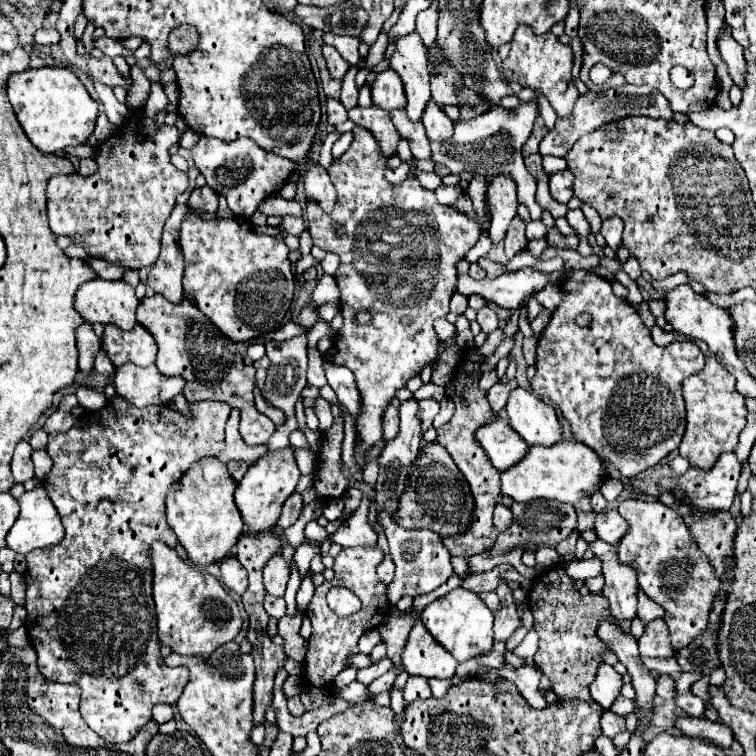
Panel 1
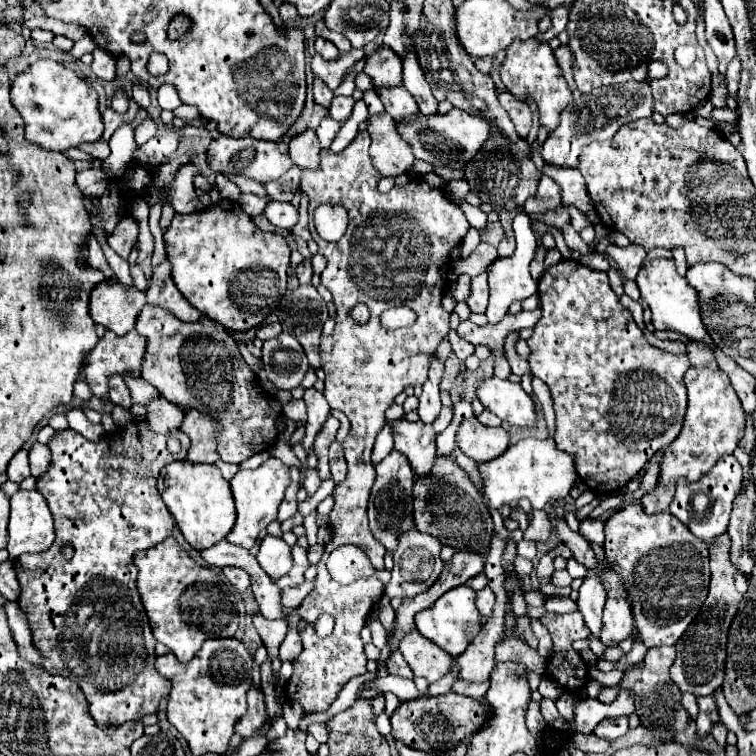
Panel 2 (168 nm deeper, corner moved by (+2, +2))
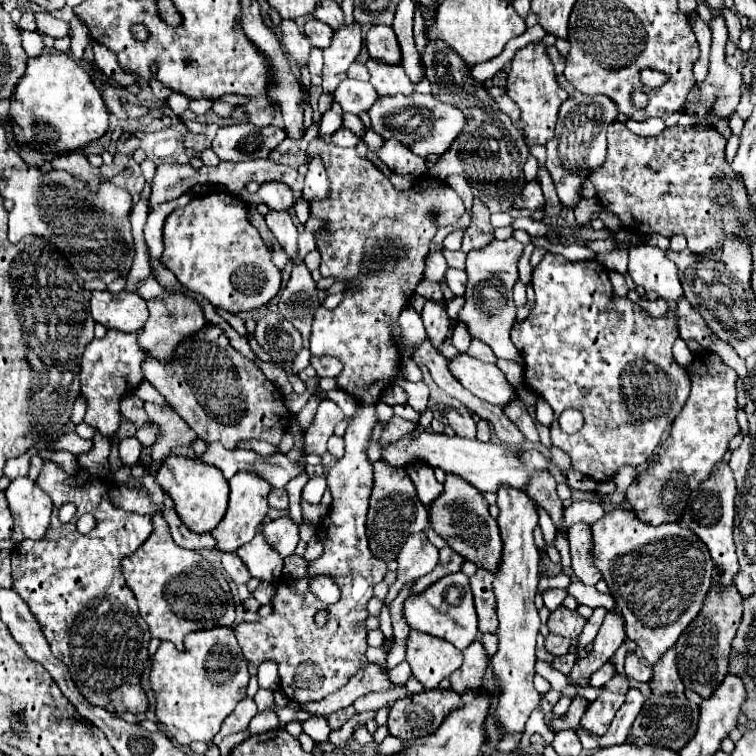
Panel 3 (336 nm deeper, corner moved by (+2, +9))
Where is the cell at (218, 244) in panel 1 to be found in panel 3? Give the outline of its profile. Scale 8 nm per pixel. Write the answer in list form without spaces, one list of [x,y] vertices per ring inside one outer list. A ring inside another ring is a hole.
[[[230,192],[194,196],[164,222],[162,264],[188,290],[202,294],[214,308],[244,312],[268,304],[280,290],[280,270],[272,264],[272,250],[248,222],[246,204]]]

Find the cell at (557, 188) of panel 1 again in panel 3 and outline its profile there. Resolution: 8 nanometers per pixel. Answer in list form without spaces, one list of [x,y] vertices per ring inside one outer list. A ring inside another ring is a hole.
[[[528,182],[524,188],[522,188],[522,192],[520,192],[520,196],[514,200],[514,208],[516,210],[530,210],[530,212],[534,212],[534,210],[538,210],[538,208],[544,208],[544,194],[542,194],[542,188],[540,188],[540,184],[538,182]]]

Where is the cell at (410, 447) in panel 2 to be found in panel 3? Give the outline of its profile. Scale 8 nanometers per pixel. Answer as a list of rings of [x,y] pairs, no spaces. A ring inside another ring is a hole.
[[[426,464],[410,466],[408,476],[418,490],[418,498],[422,500],[426,510],[430,510],[430,502],[434,502],[434,498],[438,498],[438,494],[442,494],[442,484],[434,478],[434,470]]]

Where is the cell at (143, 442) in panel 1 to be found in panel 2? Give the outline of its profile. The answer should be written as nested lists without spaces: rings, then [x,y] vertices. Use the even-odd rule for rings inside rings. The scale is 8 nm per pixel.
[[[132,417],[118,433],[104,435],[100,441],[88,441],[72,429],[56,431],[48,447],[52,451],[52,463],[38,479],[36,489],[44,495],[54,515],[56,541],[46,553],[28,553],[14,561],[22,589],[18,605],[30,621],[34,647],[42,653],[42,667],[48,673],[70,677],[78,683],[98,727],[118,727],[126,721],[138,721],[148,713],[156,713],[160,701],[170,693],[170,679],[162,677],[154,667],[156,639],[136,587],[138,567],[134,565],[134,553],[150,549],[172,535],[174,521],[162,503],[156,481],[164,465],[186,459],[190,439],[180,429],[168,435],[152,433],[148,419]],[[168,437],[176,437],[182,443],[178,455],[166,449]],[[64,545],[72,545],[72,559],[62,555]]]

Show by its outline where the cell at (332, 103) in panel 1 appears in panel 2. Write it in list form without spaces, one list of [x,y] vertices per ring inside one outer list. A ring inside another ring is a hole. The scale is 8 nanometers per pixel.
[[[314,81],[314,101],[320,105],[320,107],[324,107],[324,109],[328,109],[330,107],[330,103],[332,103],[332,97],[334,97],[334,93],[322,83],[322,81]]]

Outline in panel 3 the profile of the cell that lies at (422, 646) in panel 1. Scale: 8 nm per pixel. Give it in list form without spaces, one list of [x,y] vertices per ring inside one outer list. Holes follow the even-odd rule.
[[[412,630],[406,646],[406,660],[412,668],[412,676],[428,690],[438,688],[440,680],[448,678],[462,666],[462,652],[450,642]]]

